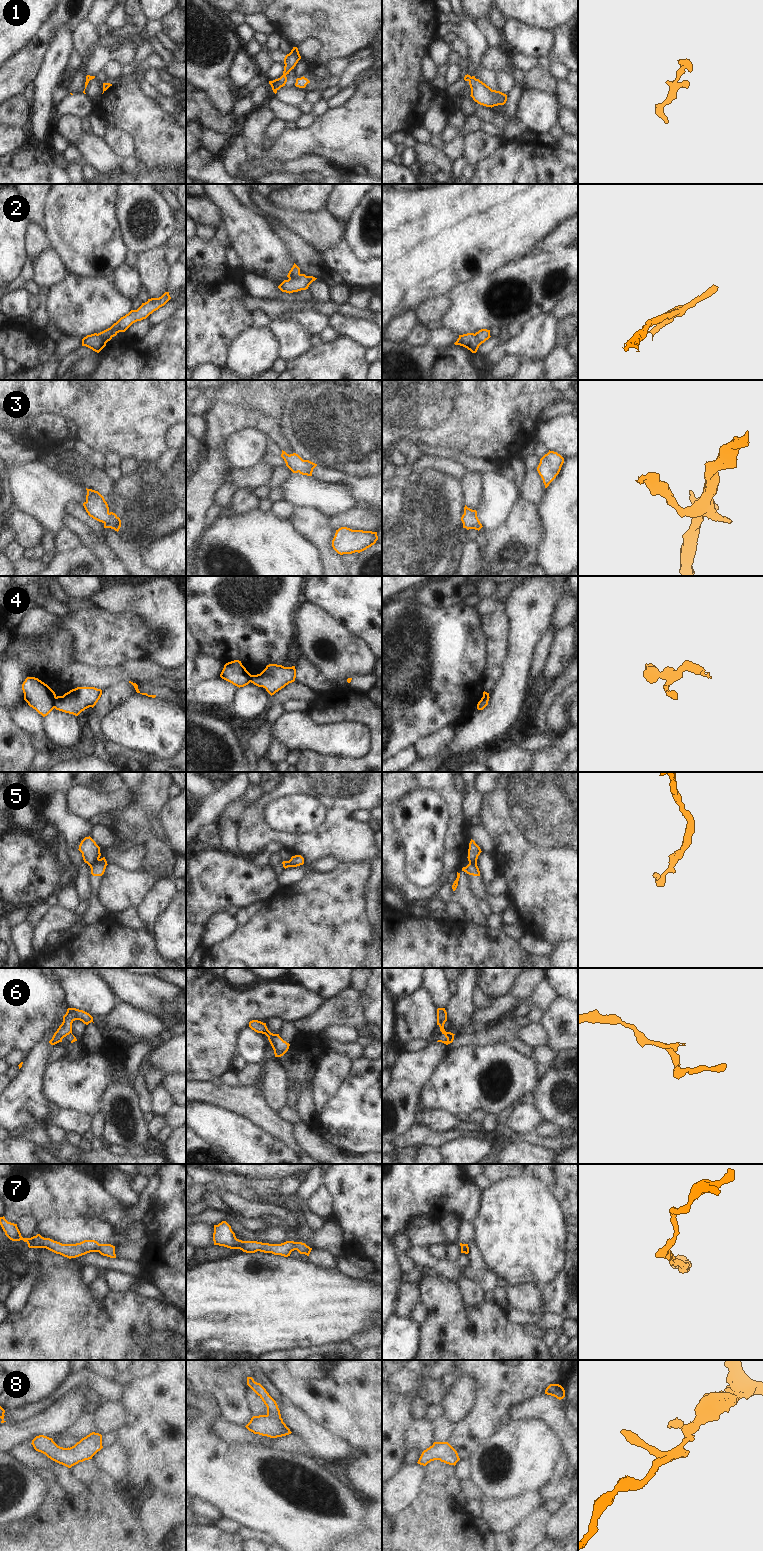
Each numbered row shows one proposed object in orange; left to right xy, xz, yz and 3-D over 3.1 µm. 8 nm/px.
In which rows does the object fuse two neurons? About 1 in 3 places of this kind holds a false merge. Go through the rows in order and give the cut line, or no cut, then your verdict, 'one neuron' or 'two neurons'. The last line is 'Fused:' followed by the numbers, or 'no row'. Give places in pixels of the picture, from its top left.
1: no cut; one neuron
2: cut in xz along (299, 273), (289, 279); two neurons
3: no cut; one neuron
4: cut in xy along (56, 697), (53, 707); two neurons
5: cut in xy along (98, 858), (90, 866); two neurons
6: cut in xz along (267, 1029), (265, 1034); two neurons
7: no cut; one neuron
8: no cut; one neuron
Fused: 2, 4, 5, 6

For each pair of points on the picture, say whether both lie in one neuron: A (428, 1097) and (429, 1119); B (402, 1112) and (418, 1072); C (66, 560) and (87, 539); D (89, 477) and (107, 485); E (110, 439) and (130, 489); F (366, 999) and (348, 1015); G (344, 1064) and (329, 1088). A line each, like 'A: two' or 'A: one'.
A: two
B: one
C: two
D: one
E: two
F: two
G: one

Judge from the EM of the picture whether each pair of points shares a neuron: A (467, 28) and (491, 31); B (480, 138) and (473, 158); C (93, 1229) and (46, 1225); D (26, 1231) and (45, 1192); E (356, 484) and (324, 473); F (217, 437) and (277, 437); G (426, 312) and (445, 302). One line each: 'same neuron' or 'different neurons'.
A: different neurons
B: same neuron
C: same neuron
D: different neurons
E: same neuron
F: same neuron
G: same neuron

